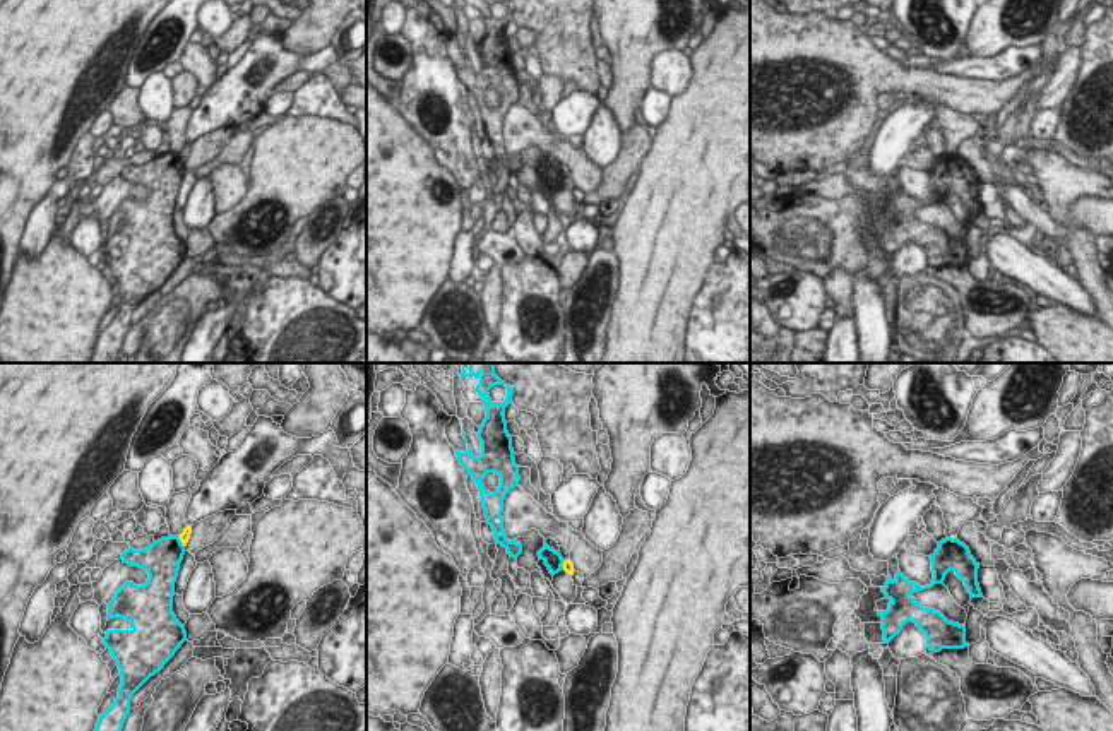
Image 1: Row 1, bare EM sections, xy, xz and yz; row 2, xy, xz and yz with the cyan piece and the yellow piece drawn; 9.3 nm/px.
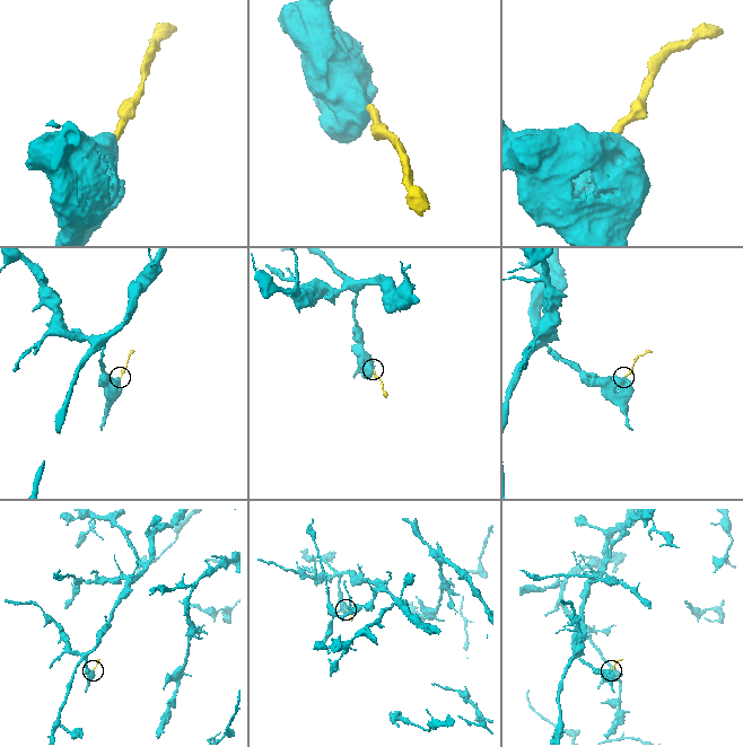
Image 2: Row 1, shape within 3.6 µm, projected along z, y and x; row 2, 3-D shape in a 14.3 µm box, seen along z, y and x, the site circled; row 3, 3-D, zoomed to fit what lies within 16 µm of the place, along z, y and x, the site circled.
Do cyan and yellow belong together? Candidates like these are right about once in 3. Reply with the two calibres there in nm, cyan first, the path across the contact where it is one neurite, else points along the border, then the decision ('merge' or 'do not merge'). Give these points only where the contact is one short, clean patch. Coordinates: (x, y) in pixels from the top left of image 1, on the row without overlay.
360/90 nm | along xy (177, 153), (184, 163) | do not merge

